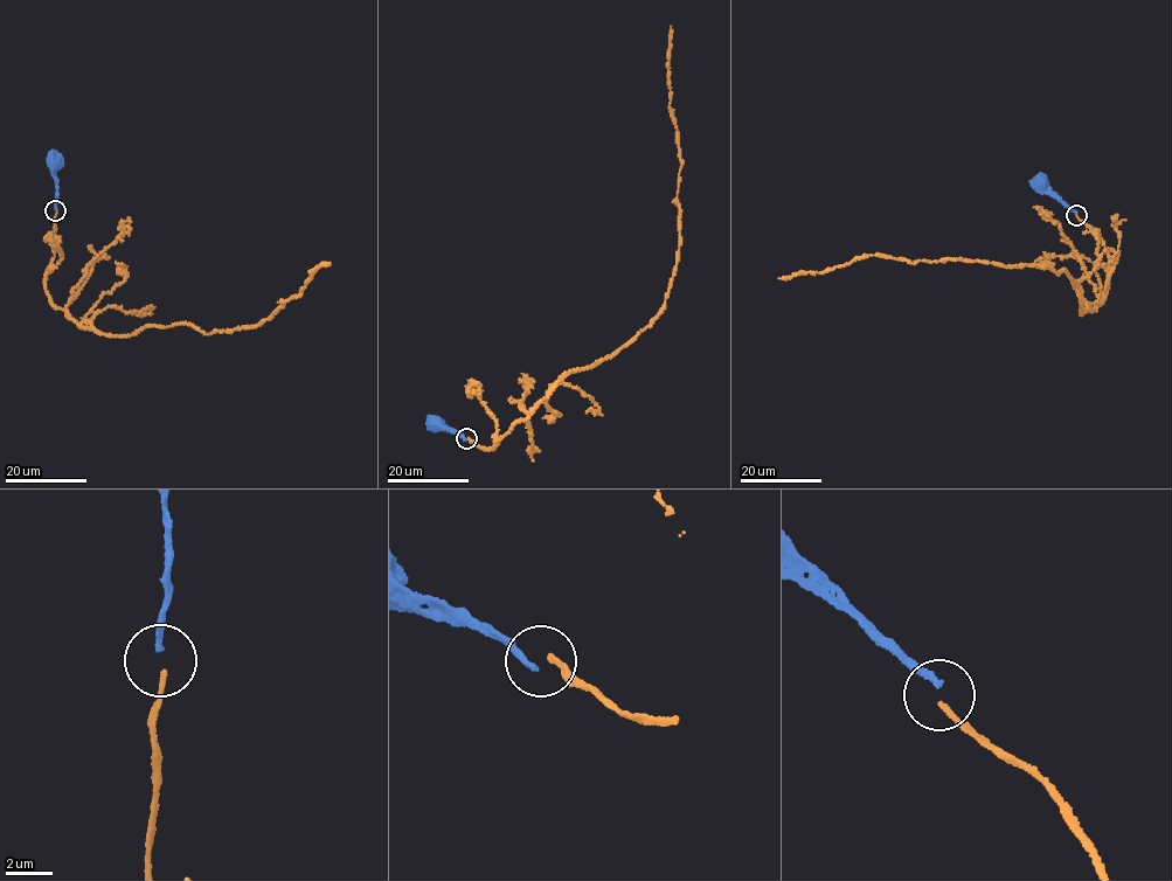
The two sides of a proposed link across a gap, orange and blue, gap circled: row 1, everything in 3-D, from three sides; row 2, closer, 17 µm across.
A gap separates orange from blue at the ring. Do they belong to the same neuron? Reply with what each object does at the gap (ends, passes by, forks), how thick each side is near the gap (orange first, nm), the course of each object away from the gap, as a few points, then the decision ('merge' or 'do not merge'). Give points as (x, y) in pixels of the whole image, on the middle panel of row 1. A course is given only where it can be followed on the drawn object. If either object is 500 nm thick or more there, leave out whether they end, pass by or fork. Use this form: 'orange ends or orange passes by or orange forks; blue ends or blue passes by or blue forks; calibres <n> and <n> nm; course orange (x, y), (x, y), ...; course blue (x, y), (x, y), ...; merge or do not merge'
orange ends; blue ends; calibres 220 and 240 nm; course orange (467, 438), (494, 448), (554, 386), (626, 344), (665, 304), (678, 261), (681, 165), (670, 103), (671, 26); course blue (465, 439), (436, 430), (436, 424); do not merge

